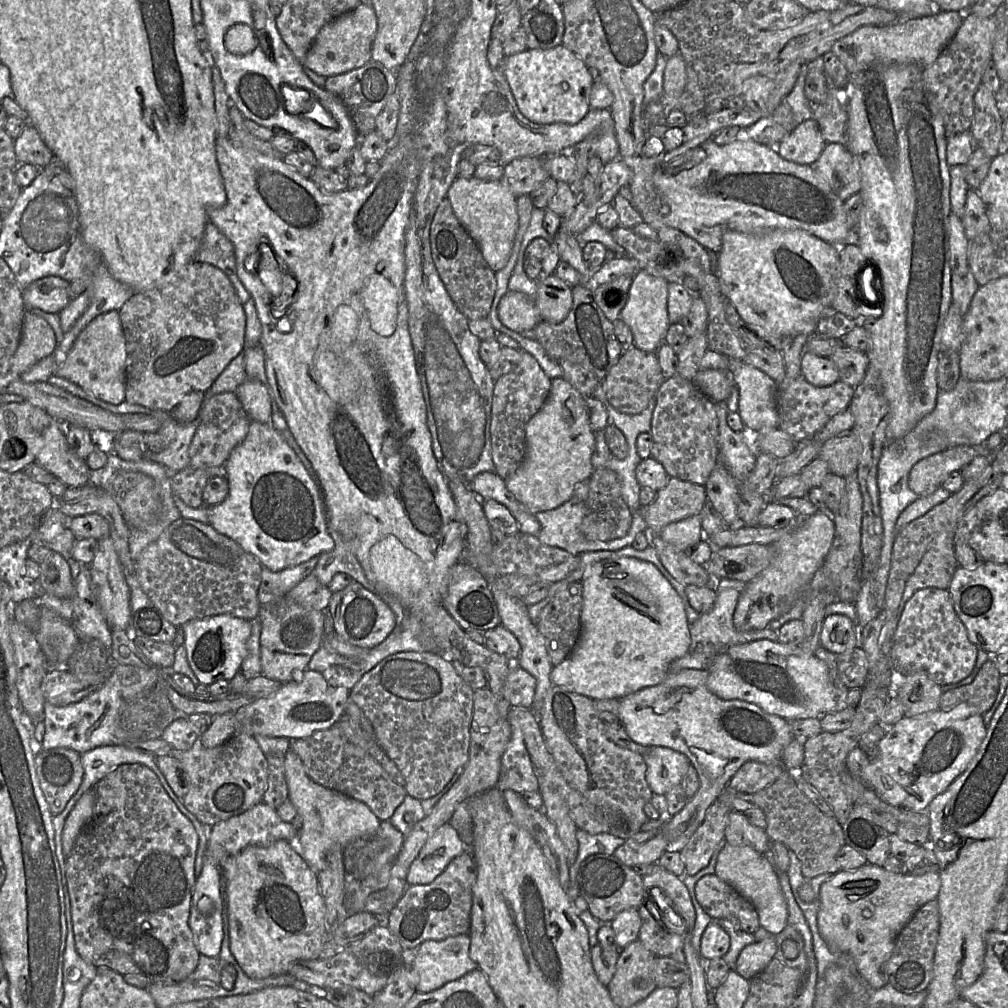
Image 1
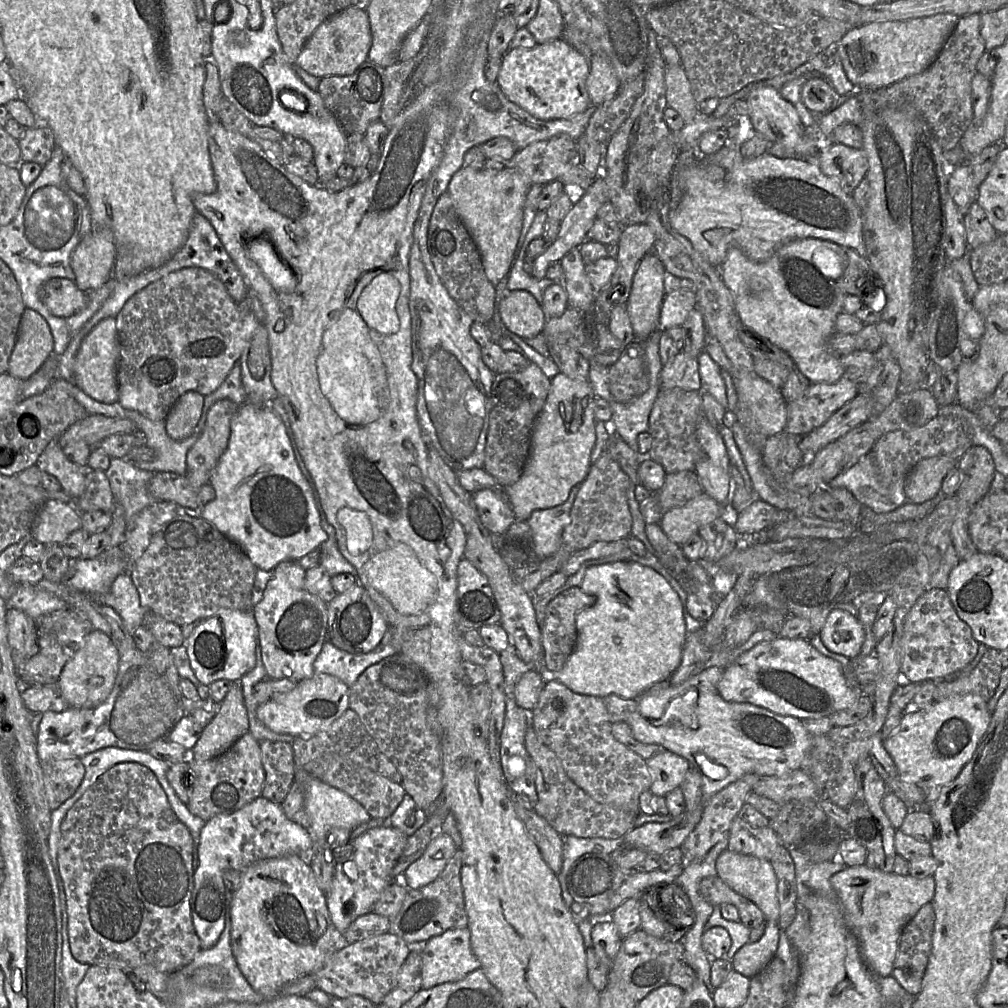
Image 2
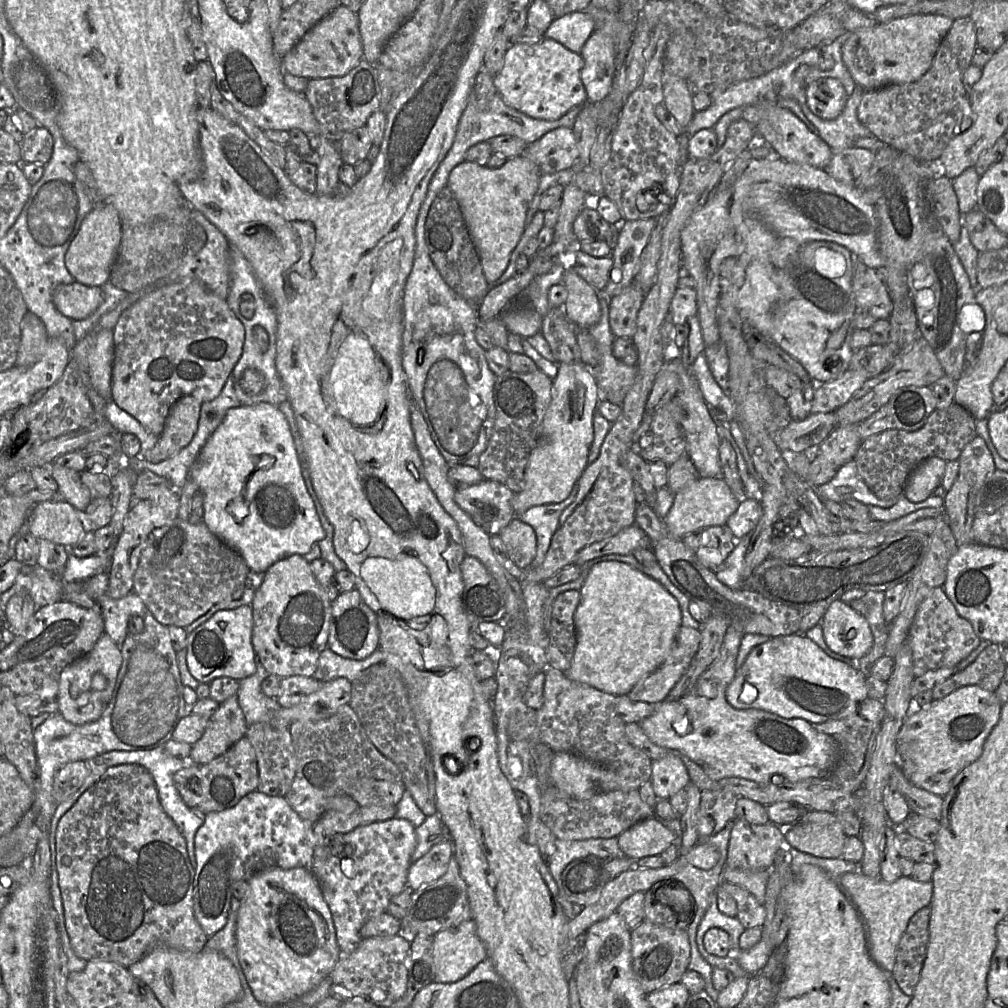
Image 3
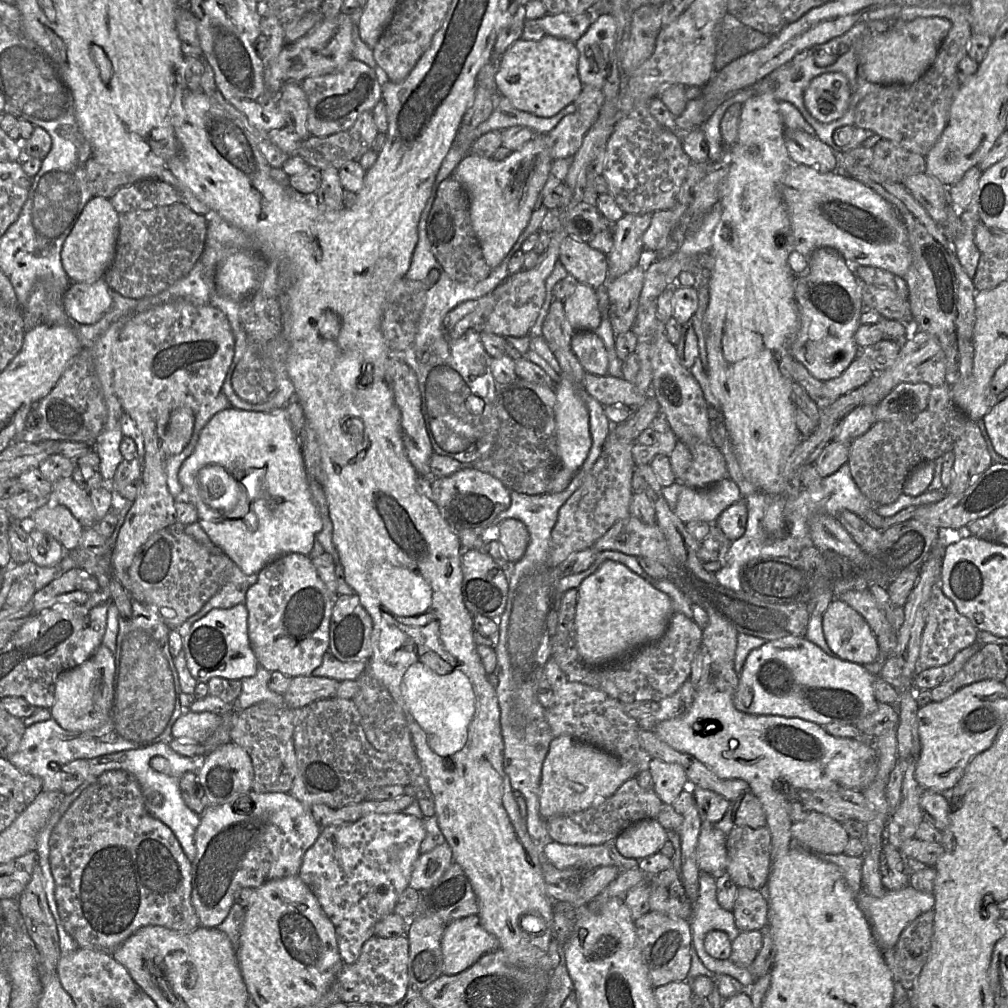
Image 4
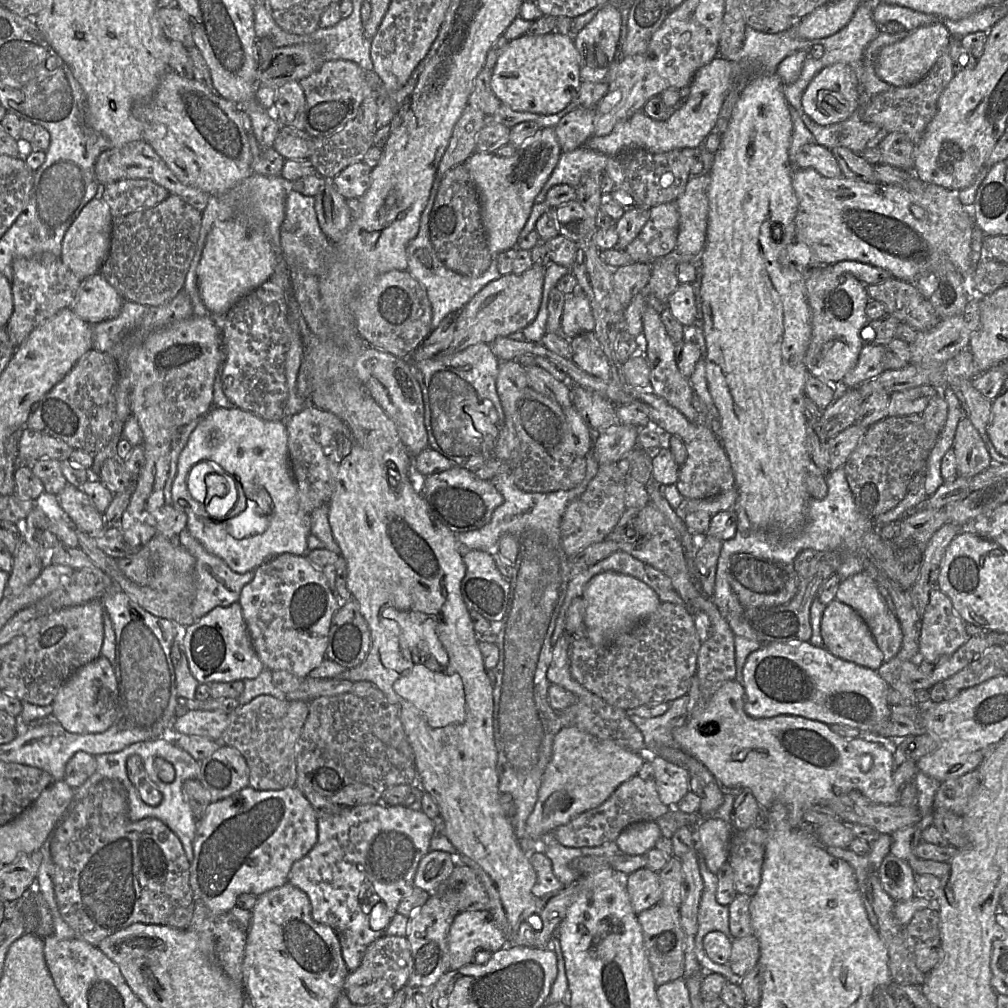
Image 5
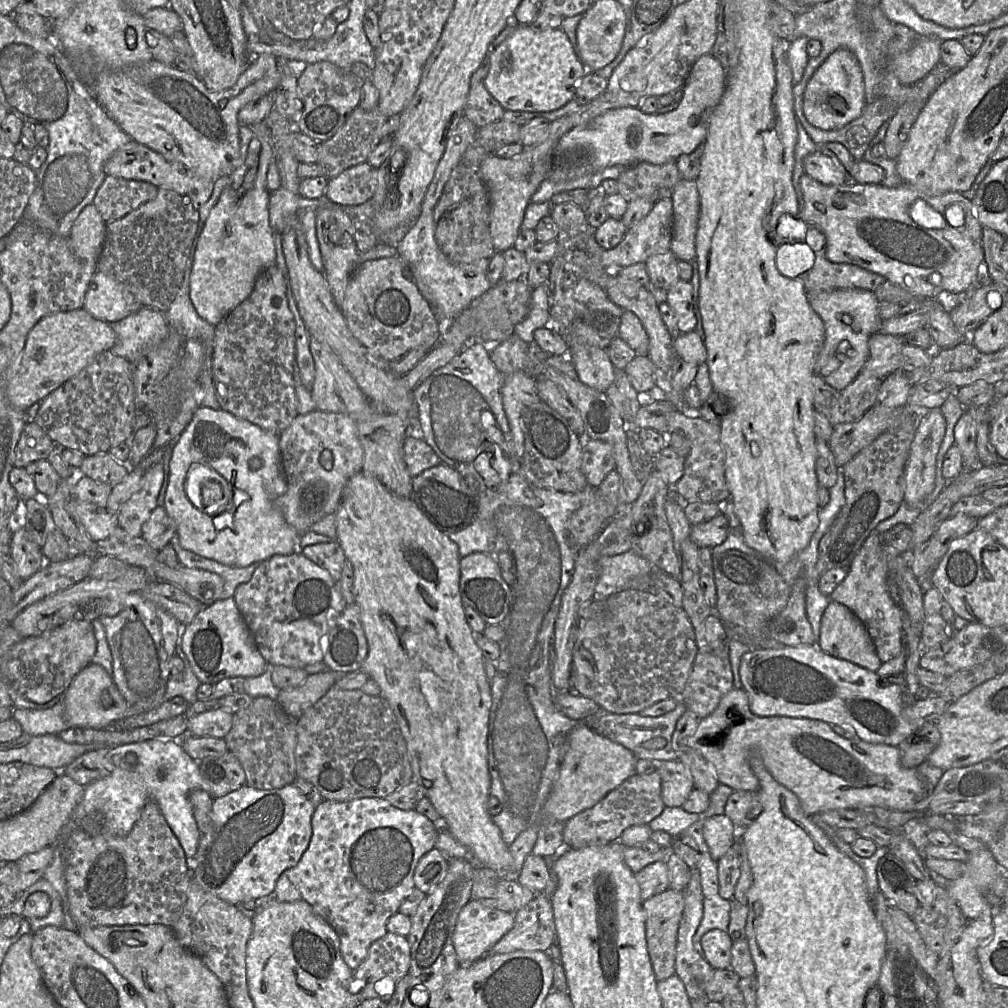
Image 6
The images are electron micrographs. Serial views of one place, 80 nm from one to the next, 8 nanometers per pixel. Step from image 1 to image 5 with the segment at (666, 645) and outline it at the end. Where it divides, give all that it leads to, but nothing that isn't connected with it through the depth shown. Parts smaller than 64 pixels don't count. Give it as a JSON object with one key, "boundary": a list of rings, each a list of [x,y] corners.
{"boundary":[[[612,571],[594,576],[584,587],[584,624],[589,639],[596,646],[608,646],[619,635],[630,631],[656,611],[661,601],[657,593],[642,581]]]}

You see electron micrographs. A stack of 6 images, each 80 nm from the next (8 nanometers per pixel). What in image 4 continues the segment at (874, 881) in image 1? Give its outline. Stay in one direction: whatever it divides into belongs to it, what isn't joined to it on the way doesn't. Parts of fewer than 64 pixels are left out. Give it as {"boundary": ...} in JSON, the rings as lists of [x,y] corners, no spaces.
{"boundary":[[[911,885],[898,891],[887,891],[882,897],[873,897],[862,891],[858,895],[858,906],[871,926],[872,934],[882,949],[895,948],[902,931],[920,914],[932,910],[935,905],[933,893],[923,893]]]}

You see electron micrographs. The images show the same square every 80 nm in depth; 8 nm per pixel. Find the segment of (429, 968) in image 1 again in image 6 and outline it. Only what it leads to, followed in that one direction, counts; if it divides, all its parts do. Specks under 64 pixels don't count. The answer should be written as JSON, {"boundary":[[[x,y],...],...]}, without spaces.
{"boundary":[[[470,900],[461,909],[452,936],[459,964],[471,964],[484,957],[511,930],[514,922],[514,913]]]}

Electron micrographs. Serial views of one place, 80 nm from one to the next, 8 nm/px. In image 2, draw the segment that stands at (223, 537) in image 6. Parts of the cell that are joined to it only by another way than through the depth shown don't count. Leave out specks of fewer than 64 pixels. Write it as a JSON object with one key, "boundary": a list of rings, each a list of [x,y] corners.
{"boundary":[[[245,403],[233,415],[230,429],[227,449],[208,482],[216,496],[202,508],[201,517],[236,543],[261,570],[272,571],[282,561],[299,560],[310,551],[319,549],[328,536],[321,526],[313,489],[298,465],[283,421],[270,405]]]}

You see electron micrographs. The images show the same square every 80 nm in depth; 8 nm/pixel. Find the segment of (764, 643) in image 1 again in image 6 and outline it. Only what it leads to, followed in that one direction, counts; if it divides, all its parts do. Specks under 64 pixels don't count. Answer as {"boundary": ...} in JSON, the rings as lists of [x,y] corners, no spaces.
{"boundary":[[[817,645],[751,650],[742,656],[740,679],[749,698],[750,710],[759,717],[786,716],[821,720],[830,725],[852,728],[856,737],[865,742],[894,747],[915,733],[902,716],[904,701],[899,686],[883,681],[876,672],[828,655]]]}

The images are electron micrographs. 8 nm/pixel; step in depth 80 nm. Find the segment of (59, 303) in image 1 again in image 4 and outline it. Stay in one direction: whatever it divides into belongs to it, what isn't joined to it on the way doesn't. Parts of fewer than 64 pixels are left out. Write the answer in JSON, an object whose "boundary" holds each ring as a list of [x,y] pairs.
{"boundary":[[[104,278],[93,283],[71,282],[62,305],[73,324],[94,324],[111,308],[111,288]]]}

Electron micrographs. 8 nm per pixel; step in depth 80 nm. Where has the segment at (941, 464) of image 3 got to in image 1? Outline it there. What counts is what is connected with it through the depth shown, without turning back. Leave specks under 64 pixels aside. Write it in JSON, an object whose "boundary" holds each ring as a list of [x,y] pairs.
{"boundary":[[[957,445],[919,460],[909,472],[909,488],[919,498],[927,497],[942,485],[954,471],[960,471],[977,454],[977,449],[967,445]]]}

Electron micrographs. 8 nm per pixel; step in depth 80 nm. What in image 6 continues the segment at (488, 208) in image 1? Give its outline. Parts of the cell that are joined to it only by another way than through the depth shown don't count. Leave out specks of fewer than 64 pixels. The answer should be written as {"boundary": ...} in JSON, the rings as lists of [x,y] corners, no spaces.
{"boundary":[[[564,115],[550,122],[547,136],[543,140],[524,146],[516,156],[504,159],[495,153],[489,153],[482,161],[480,170],[489,191],[490,234],[496,252],[513,248],[530,199],[546,179],[552,152],[559,139],[572,127],[569,116]]]}

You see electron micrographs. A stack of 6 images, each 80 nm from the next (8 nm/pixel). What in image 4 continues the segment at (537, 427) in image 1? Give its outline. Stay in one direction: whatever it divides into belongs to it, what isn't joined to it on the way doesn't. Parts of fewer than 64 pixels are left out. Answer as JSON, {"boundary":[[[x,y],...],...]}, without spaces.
{"boundary":[[[557,350],[553,352],[561,368],[560,379],[554,387],[556,403],[554,407],[556,423],[557,455],[560,468],[551,478],[548,493],[563,491],[570,484],[573,476],[580,470],[588,456],[592,445],[589,427],[589,411],[585,401],[579,394],[582,380],[586,374],[572,350]]]}

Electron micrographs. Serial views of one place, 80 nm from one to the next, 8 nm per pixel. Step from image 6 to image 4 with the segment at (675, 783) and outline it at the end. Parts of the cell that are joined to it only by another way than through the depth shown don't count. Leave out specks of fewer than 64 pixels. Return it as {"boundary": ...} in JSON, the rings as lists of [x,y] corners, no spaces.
{"boundary":[[[652,758],[649,770],[654,783],[653,789],[663,804],[671,805],[682,791],[689,788],[686,772],[679,764]]]}

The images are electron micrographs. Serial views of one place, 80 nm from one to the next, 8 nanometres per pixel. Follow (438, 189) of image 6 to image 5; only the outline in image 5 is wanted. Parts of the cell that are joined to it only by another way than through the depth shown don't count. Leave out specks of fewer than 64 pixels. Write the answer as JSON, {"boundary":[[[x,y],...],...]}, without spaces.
{"boundary":[[[467,105],[457,121],[449,145],[439,163],[436,178],[443,178],[452,168],[463,164],[476,152],[476,137],[488,122],[487,116],[478,108]]]}

